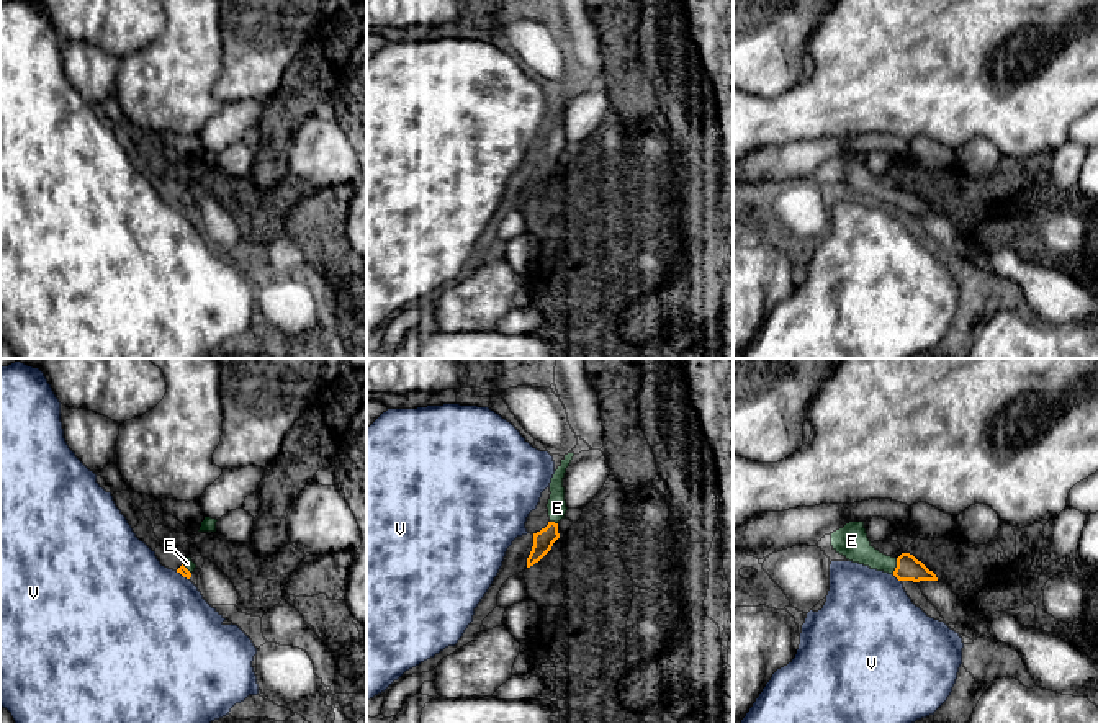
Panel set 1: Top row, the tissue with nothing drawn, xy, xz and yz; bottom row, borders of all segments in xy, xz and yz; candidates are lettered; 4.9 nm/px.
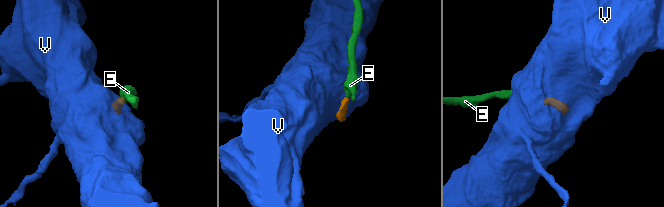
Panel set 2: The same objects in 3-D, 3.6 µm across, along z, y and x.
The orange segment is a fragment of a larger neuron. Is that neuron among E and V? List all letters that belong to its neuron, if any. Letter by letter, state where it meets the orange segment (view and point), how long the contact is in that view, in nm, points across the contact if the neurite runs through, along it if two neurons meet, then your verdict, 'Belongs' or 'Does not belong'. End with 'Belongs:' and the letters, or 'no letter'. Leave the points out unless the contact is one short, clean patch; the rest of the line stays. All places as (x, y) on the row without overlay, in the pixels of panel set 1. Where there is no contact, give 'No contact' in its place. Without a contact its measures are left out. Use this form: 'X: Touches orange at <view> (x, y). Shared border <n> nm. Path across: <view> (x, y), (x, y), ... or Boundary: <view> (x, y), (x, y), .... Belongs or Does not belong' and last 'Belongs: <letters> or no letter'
E: Touches orange at yz (897, 200). Shared border 80 nm. Path across: yz (908, 202), (897, 200), (874, 193), (853, 175). Belongs
V: Touches orange at yz (897, 211). Shared border 60 nm. Does not belong
Belongs: E

